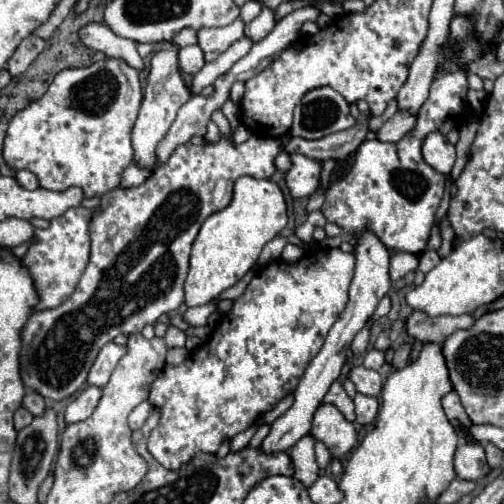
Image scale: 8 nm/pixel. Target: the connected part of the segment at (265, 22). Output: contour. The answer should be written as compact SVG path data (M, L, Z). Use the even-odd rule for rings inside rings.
M262 8L262 12L250 22L246 24L246 36L252 38L254 42L260 42L272 28L276 26L276 16L272 8Z

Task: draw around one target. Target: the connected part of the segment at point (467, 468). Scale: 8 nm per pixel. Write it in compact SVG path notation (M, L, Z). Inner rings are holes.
M460 444L454 456L456 476L462 480L478 480L490 472L484 456L484 448L480 444Z

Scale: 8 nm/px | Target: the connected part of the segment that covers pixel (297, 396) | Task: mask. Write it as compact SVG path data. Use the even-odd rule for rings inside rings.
M364 232L362 236L358 236L358 246L356 246L356 272L350 284L350 300L346 304L346 310L340 314L340 318L334 322L334 326L330 328L326 342L322 346L322 350L316 354L316 358L312 358L312 362L308 364L298 388L294 390L294 404L292 408L282 414L278 420L274 420L270 424L270 432L262 442L262 452L264 454L278 454L278 452L288 452L302 436L306 436L310 432L312 426L312 416L316 412L316 408L320 406L324 394L328 392L328 386L340 376L344 360L346 360L346 350L352 342L352 338L358 334L358 330L366 324L366 320L374 314L378 302L388 294L390 290L390 272L388 272L388 264L390 264L390 254L386 250L386 246L372 234L372 232Z

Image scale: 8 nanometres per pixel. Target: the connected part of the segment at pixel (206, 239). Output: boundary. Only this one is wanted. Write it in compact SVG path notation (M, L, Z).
M242 176L234 184L230 206L214 212L202 224L190 252L190 270L184 282L184 302L188 308L208 304L212 298L234 286L258 260L264 244L272 240L288 222L282 190L272 180Z

